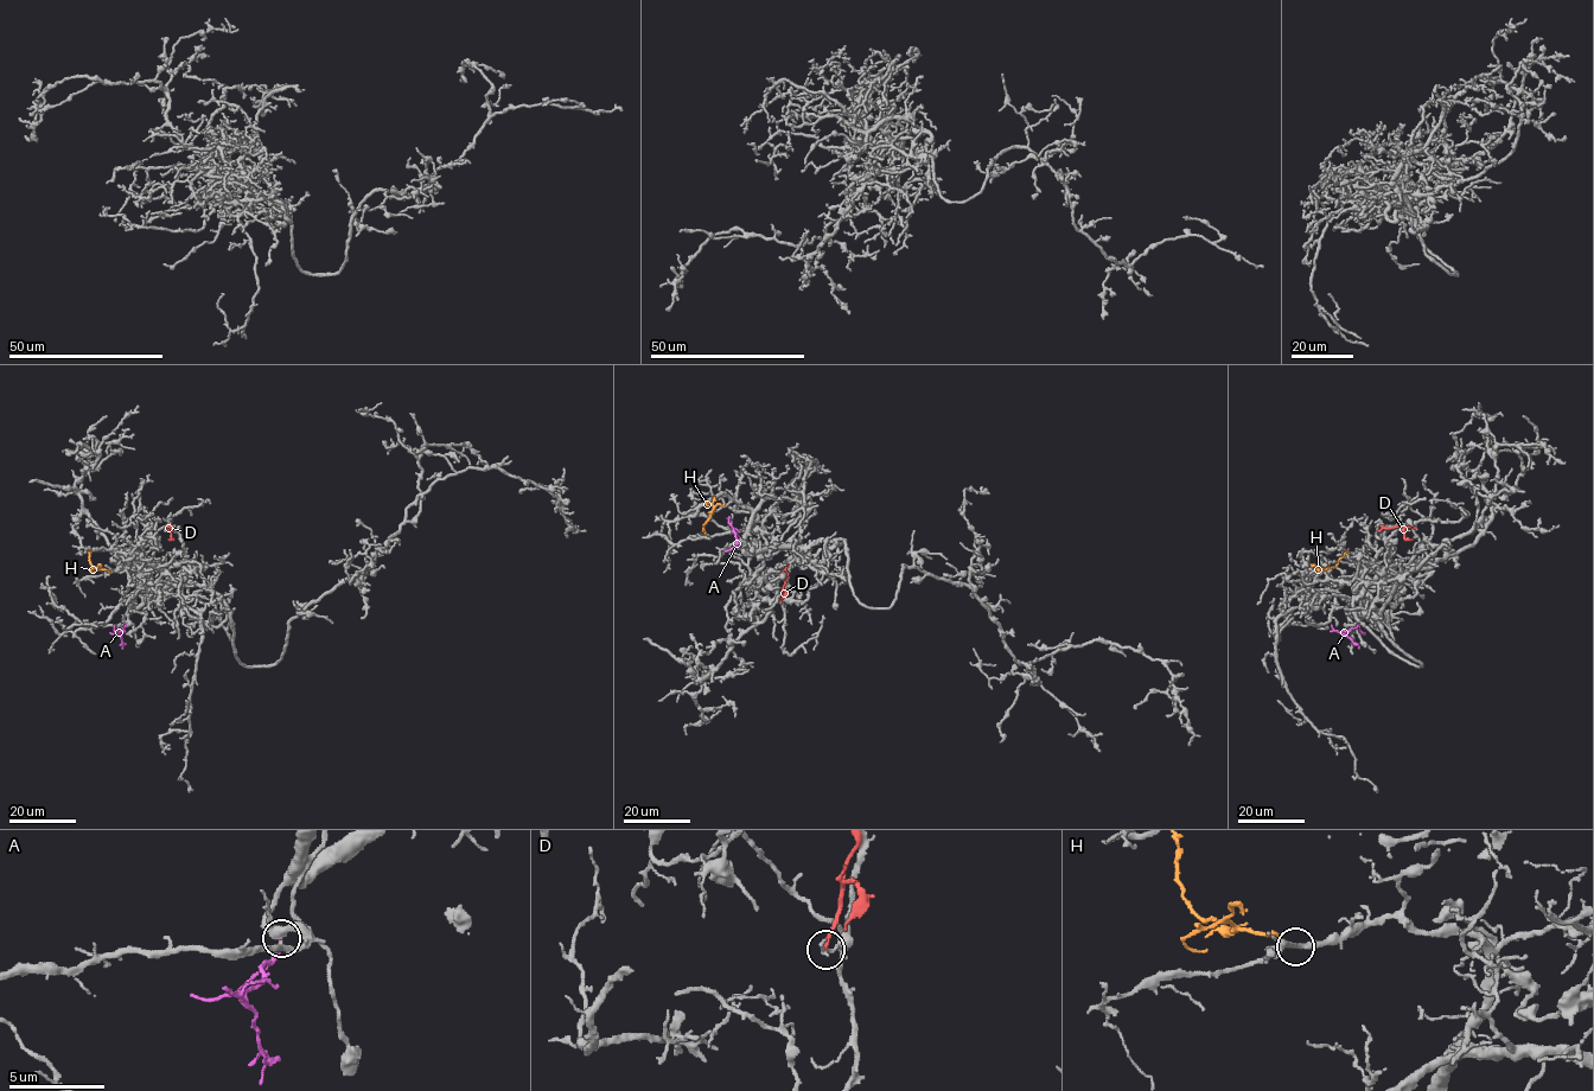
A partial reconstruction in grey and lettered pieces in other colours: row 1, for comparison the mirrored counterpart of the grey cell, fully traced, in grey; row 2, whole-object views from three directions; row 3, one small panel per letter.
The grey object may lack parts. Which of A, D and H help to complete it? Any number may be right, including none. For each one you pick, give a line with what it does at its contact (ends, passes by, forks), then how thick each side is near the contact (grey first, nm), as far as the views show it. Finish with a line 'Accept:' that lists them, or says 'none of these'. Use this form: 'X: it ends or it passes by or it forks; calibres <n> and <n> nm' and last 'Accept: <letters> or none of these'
H: it ends; calibres 240 and 140 nm
Accept: H

